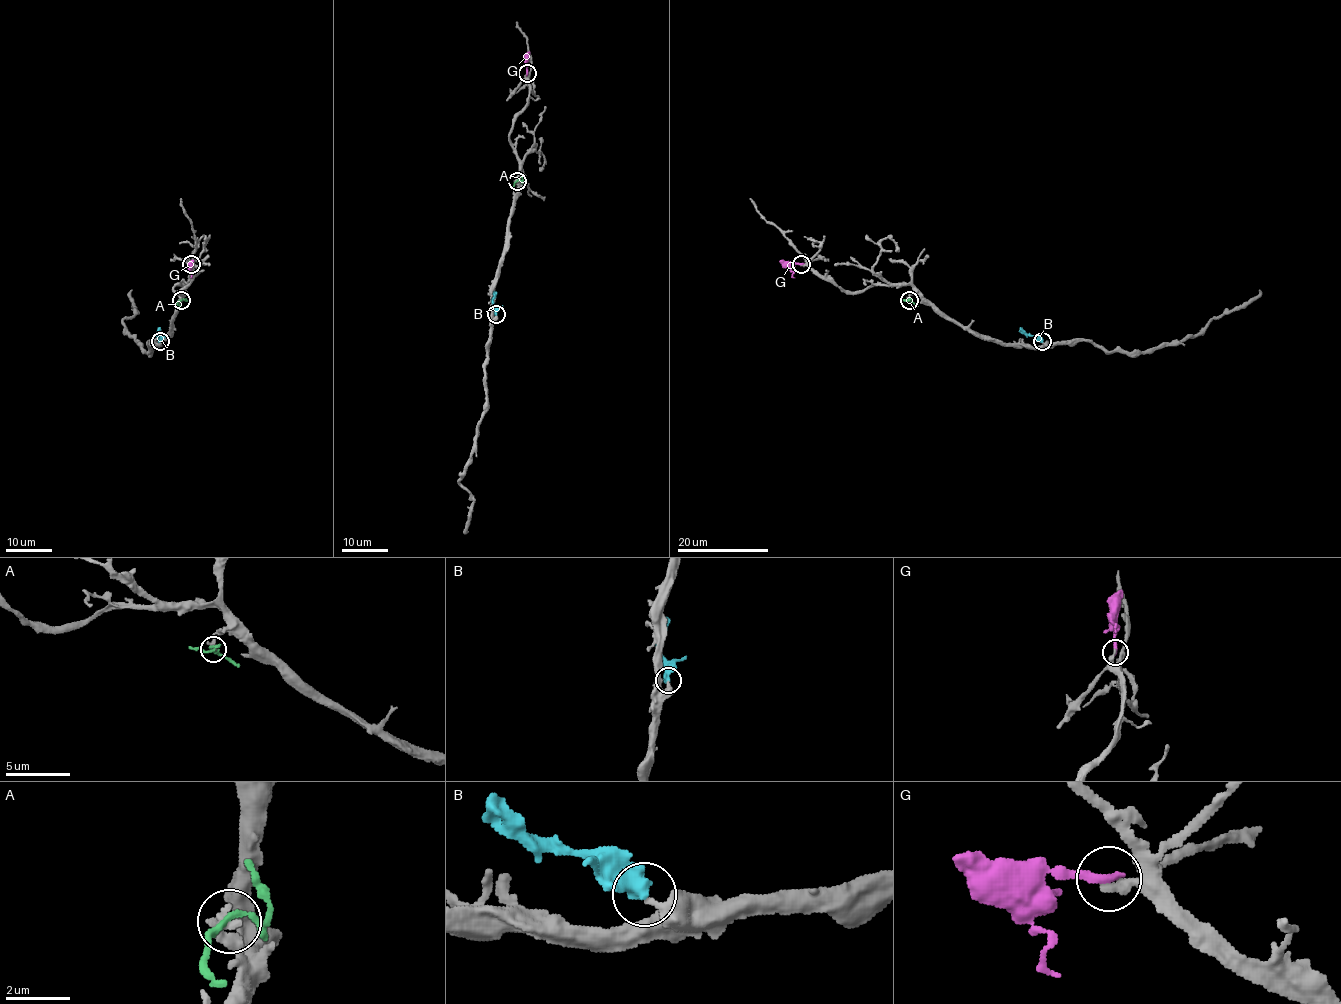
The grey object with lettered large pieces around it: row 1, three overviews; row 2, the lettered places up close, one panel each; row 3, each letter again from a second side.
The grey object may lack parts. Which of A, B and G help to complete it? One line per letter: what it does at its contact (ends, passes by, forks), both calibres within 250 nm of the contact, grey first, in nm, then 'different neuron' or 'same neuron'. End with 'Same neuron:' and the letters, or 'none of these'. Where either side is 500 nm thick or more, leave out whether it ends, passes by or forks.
A: it passes by; 360 nm thick on the grey side, 200 nm on the other; different neuron
B: 320 nm thick on the grey side, 500 nm on the other; different neuron
G: it ends there; 280 nm thick on the grey side, 280 nm on the other; different neuron
Same neuron: none of these

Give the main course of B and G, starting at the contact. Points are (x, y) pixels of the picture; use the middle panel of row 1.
B: (496, 313), (496, 292)
G: (526, 74), (526, 62), (527, 67)

